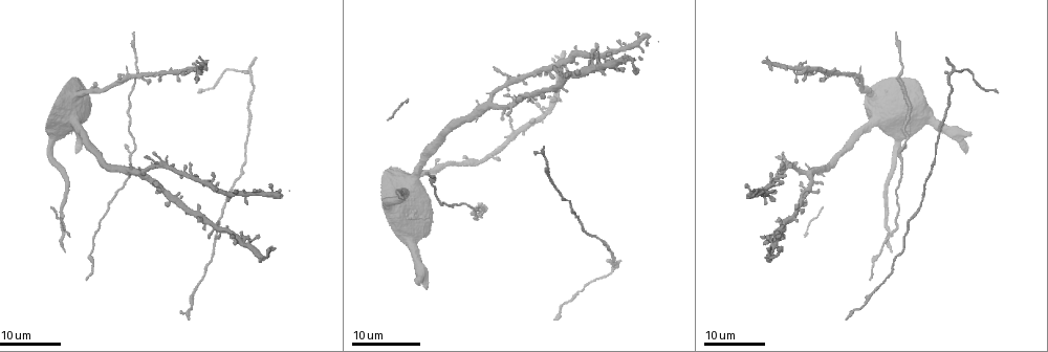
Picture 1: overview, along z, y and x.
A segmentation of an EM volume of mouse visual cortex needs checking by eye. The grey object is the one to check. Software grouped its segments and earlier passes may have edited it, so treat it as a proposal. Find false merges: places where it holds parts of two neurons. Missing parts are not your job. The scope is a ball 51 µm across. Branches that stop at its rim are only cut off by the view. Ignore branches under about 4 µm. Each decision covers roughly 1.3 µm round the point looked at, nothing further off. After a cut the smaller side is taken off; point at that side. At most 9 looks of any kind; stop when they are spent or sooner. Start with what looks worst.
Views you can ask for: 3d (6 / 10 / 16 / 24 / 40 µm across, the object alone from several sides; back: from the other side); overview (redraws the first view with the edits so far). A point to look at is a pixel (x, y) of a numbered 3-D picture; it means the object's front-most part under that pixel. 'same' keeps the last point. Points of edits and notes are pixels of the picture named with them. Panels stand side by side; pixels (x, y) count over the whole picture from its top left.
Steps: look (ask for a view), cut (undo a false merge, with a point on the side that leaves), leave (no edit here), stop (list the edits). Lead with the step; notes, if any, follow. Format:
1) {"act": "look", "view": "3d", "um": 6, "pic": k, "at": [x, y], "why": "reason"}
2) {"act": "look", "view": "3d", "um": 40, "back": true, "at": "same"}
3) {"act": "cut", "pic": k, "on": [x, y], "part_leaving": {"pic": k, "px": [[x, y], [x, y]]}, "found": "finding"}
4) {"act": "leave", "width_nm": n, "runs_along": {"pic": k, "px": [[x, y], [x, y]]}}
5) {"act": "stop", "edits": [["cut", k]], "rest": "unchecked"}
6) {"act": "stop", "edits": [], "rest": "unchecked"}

{"act": "look", "view": "3d", "um": 16, "pic": 1, "at": [132, 149], "why": "calibre changes"}

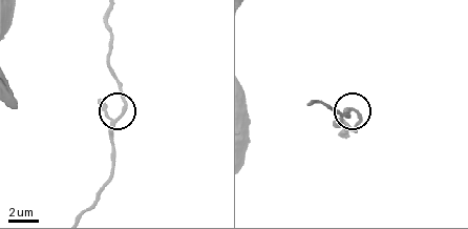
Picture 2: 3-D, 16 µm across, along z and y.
{"act": "look", "view": "3d", "um": 10, "pic": 2, "at": [359, 115], "why": "zoom in"}

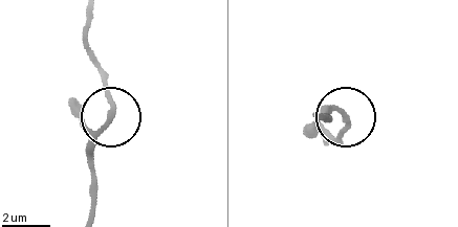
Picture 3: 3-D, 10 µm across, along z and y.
{"act": "leave", "arms": 3, "runs_along": {"pic": 3, "px": [[89, 214], [91, 142], [109, 112], [104, 72]]}, "found": "continuous, no second neuron"}

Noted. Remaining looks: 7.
{"act": "look", "view": "3d", "um": 24, "pic": 1, "at": [75, 120]}

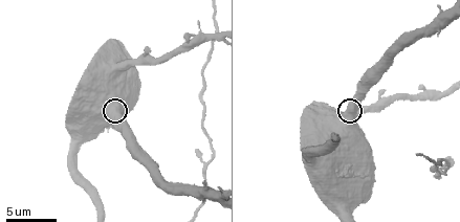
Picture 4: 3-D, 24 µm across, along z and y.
{"act": "look", "view": "3d", "um": 6, "pic": 4, "at": [116, 109], "why": "closer look"}

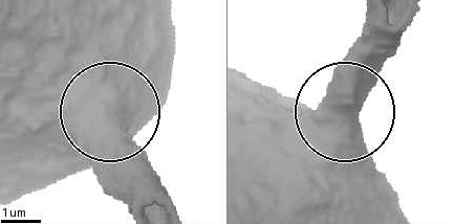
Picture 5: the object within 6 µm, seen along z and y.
{"act": "leave", "side_arm_um": 38, "found": "continuous, no second neuron"}

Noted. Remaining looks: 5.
{"act": "look", "view": "3d", "um": 10, "pic": 4, "at": [203, 70], "why": "thin neck"}

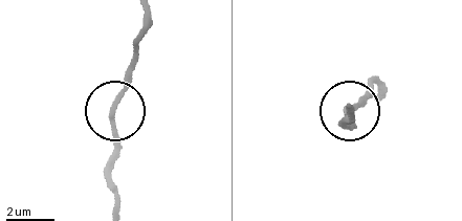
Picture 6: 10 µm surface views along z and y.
{"act": "look", "view": "3d", "um": 10, "back": true, "pic": 6, "at": [113, 116]}

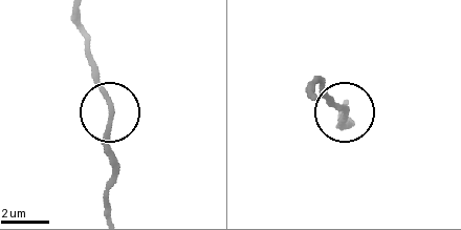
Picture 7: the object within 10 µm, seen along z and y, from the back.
{"act": "leave", "runs_along": {"pic": 7, "px": [[111, 207], [105, 189], [111, 171], [111, 105], [89, 65]]}, "found": "one neuron here"}

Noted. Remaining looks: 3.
{"act": "look", "view": "3d", "um": 16, "pic": 1, "at": [805, 174]}

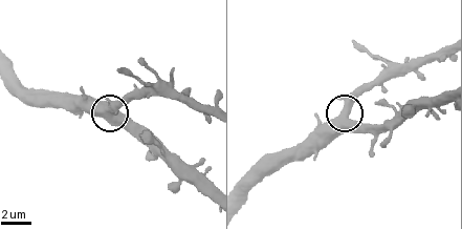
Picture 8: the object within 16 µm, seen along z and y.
{"act": "look", "view": "3d", "um": 6, "pic": 8, "at": [347, 116]}

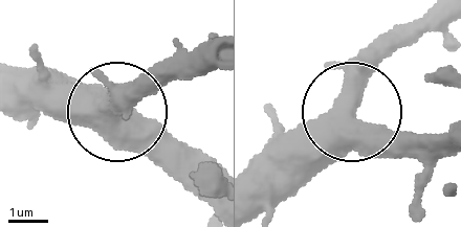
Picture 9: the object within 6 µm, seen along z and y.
{"act": "look", "view": "3d", "um": 6, "back": true, "pic": 9, "at": [350, 111]}

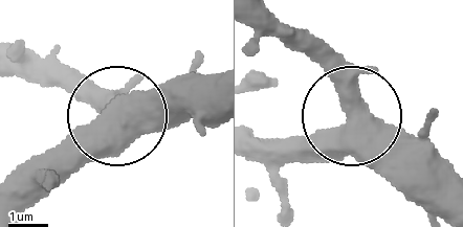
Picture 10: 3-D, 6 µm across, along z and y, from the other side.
{"act": "leave", "runs_along": {"pic": 10, "px": [[449, 212], [359, 122], [339, 82], [292, 36]]}, "found": "continuous, no second neuron"}

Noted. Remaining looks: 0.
{"act": "stop", "edits": [], "rest": "unchecked"}

